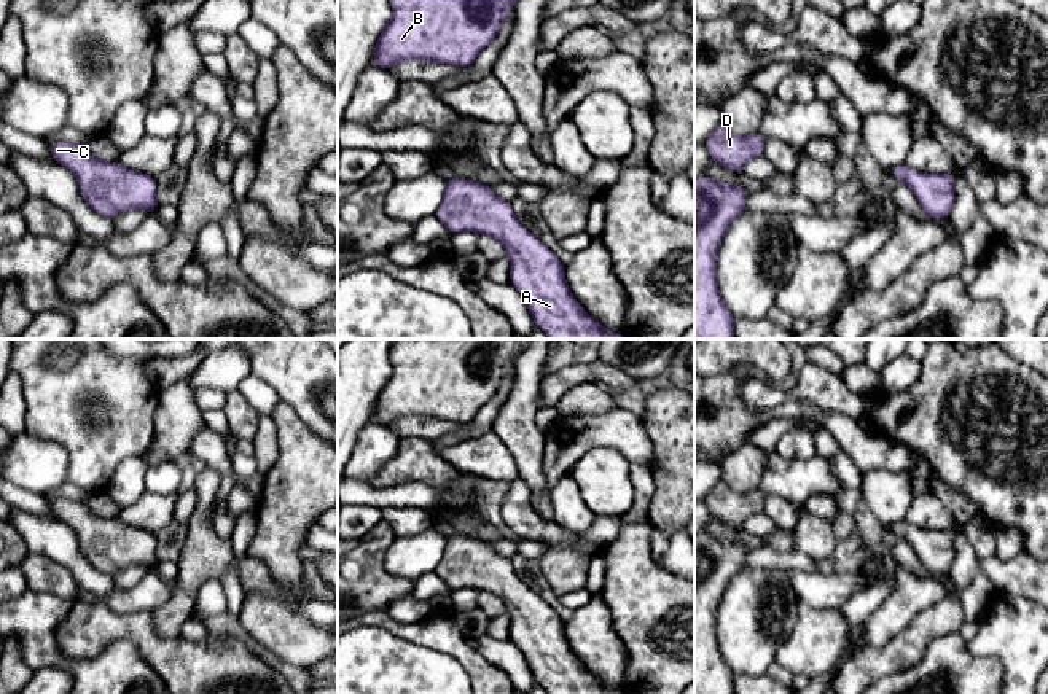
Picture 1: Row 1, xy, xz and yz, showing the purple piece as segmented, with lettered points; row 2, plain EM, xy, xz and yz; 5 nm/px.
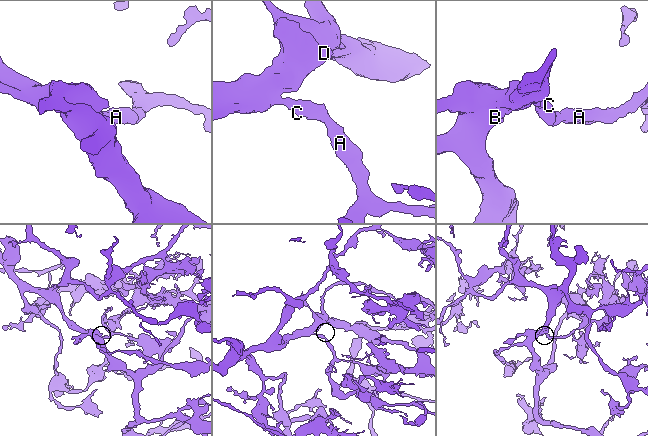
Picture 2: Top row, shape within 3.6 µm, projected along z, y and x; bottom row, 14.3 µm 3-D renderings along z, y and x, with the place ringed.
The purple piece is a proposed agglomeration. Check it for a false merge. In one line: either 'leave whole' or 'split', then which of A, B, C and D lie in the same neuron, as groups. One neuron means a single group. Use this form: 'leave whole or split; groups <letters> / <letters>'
leave whole; groups A B C D

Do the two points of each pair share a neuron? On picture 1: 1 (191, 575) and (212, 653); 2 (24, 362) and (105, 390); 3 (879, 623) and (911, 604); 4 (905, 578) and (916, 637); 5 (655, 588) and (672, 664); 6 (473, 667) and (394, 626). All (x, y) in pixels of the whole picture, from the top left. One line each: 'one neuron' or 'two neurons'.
1: two neurons
2: one neuron
3: one neuron
4: two neurons
5: one neuron
6: one neuron

